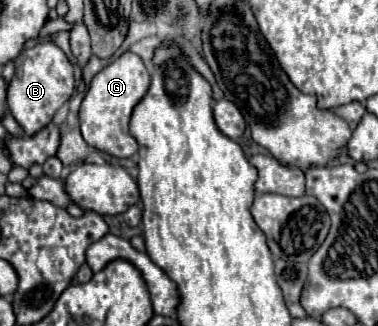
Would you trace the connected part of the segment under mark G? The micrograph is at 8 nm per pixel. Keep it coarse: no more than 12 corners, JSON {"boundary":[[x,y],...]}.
{"boundary":[[132,51],[98,71],[80,107],[84,141],[134,157],[128,133],[150,73]]}

